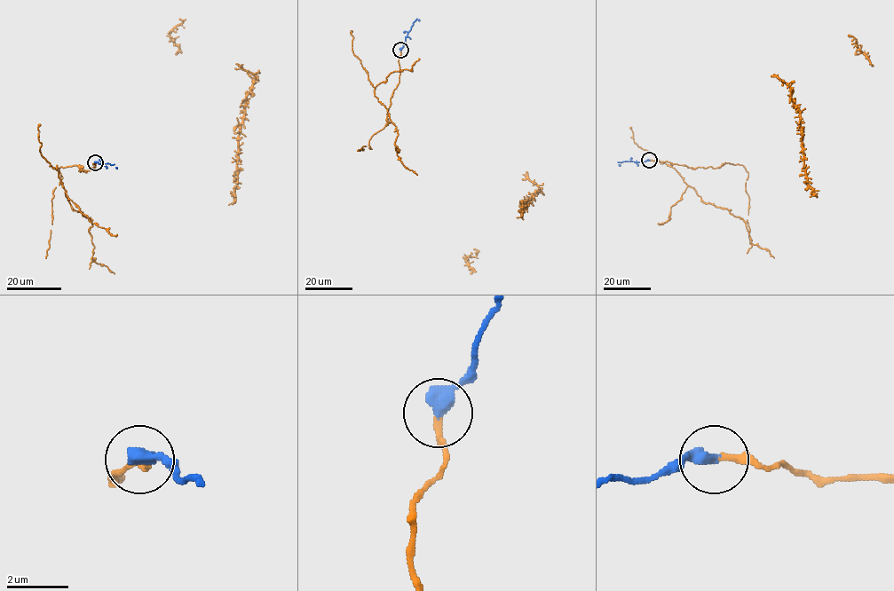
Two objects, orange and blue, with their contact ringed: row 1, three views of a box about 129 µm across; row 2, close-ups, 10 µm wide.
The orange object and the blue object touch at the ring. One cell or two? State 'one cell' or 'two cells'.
one cell

